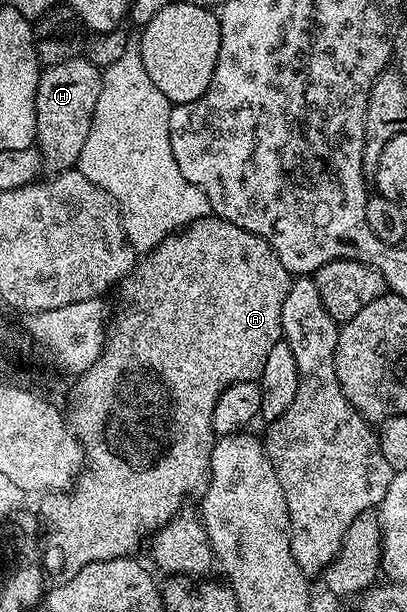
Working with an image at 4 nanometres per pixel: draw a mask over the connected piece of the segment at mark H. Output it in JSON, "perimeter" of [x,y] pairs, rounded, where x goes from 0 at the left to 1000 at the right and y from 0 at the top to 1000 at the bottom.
{"perimeter":[[[179,95],[140,105],[120,105],[101,116],[98,132],[88,142],[88,227],[84,235],[98,250],[111,276],[177,278],[194,270],[201,239],[211,239],[211,224],[221,221],[231,173],[241,173],[248,123],[248,113],[233,111],[211,95]]]}

